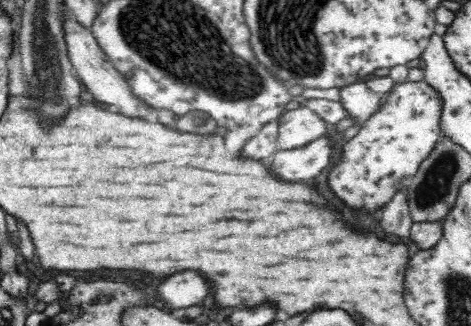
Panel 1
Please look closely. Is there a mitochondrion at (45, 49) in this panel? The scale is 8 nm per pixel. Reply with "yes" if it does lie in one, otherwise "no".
yes

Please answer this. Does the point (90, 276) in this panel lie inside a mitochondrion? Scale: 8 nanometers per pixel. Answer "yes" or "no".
no

